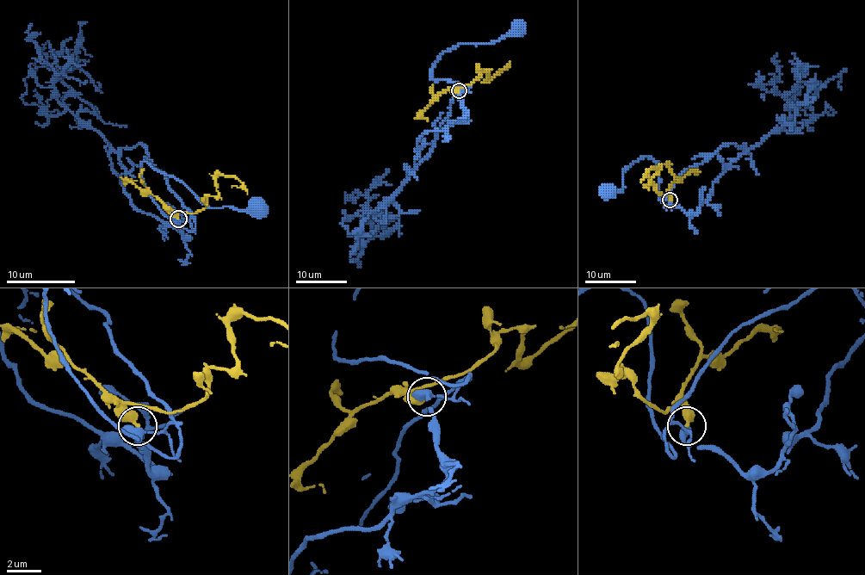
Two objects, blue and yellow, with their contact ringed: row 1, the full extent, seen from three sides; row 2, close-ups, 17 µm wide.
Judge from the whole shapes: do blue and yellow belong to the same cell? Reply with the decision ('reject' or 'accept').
accept

